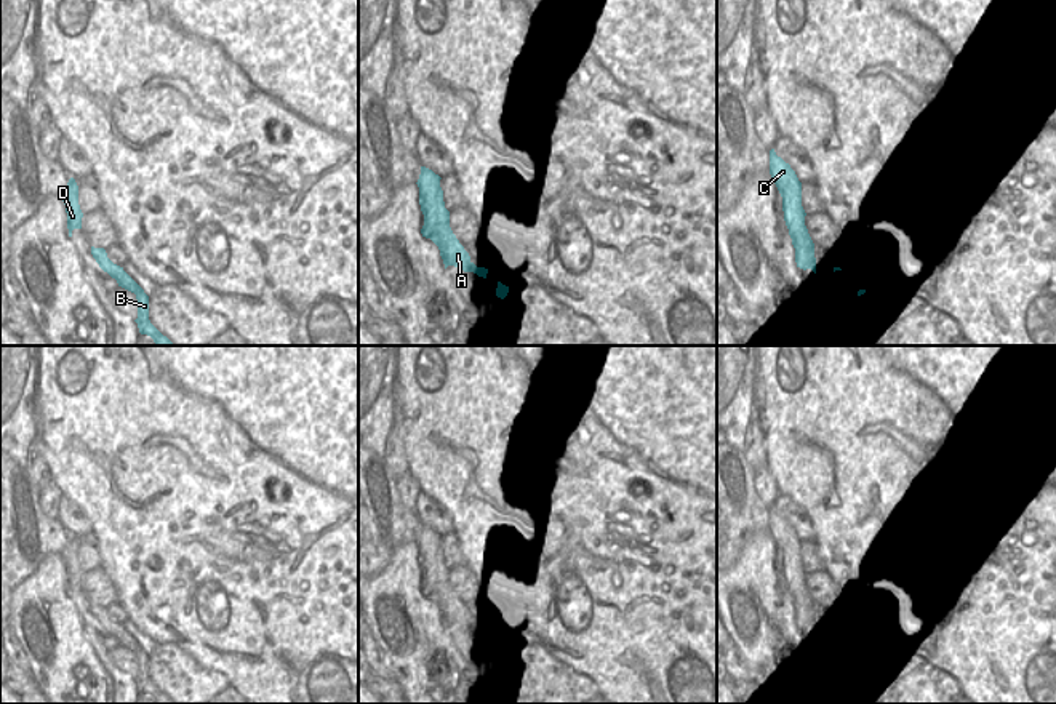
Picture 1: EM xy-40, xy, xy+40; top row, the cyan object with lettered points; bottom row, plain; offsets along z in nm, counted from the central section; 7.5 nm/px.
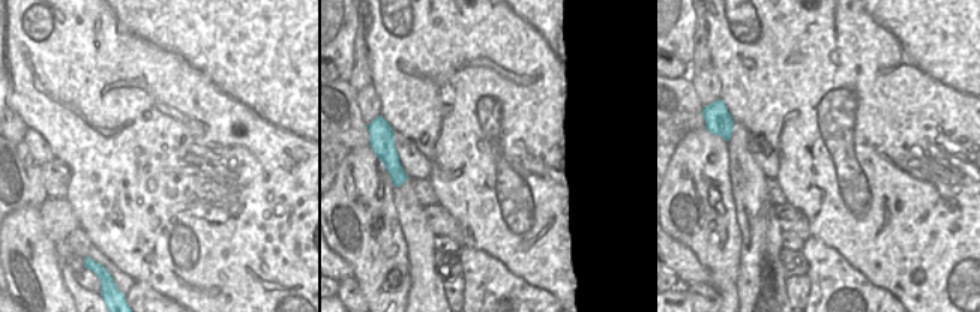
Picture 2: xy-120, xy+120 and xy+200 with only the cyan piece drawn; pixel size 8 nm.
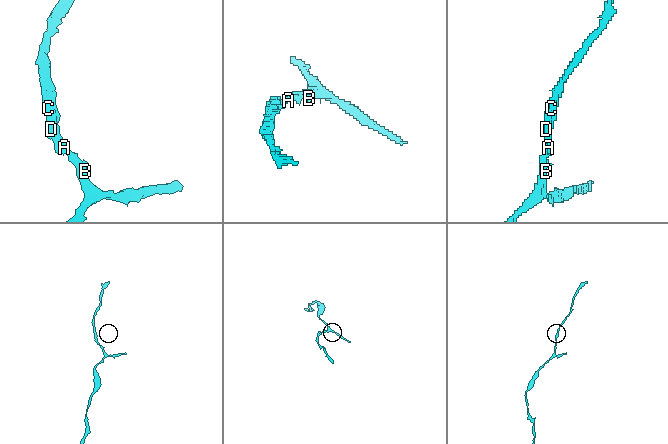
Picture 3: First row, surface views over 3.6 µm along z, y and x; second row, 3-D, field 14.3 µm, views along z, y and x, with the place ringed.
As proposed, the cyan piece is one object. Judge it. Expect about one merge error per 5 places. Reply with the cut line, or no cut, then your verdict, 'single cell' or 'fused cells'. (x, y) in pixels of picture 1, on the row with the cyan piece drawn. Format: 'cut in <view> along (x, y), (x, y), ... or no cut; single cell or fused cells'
no cut; single cell

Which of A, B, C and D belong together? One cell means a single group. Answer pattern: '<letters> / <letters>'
A B C D

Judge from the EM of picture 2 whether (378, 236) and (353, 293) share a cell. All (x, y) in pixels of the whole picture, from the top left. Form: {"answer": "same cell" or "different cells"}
{"answer": "different cells"}

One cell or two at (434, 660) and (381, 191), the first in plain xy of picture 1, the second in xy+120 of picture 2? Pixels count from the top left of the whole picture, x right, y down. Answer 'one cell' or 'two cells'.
one cell

